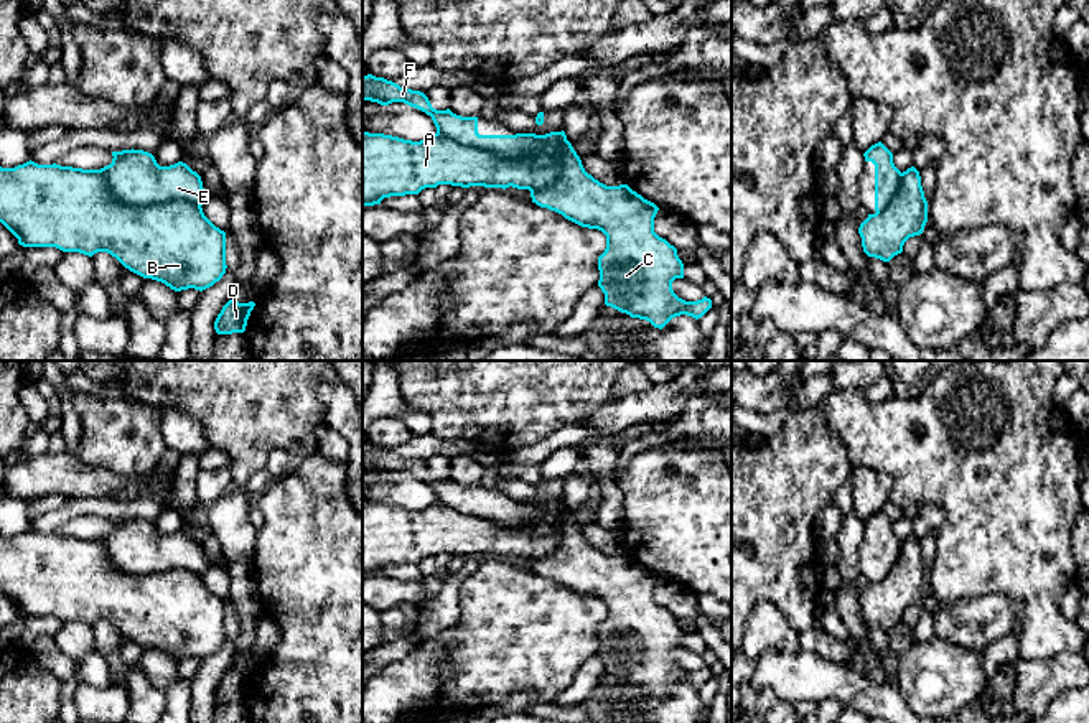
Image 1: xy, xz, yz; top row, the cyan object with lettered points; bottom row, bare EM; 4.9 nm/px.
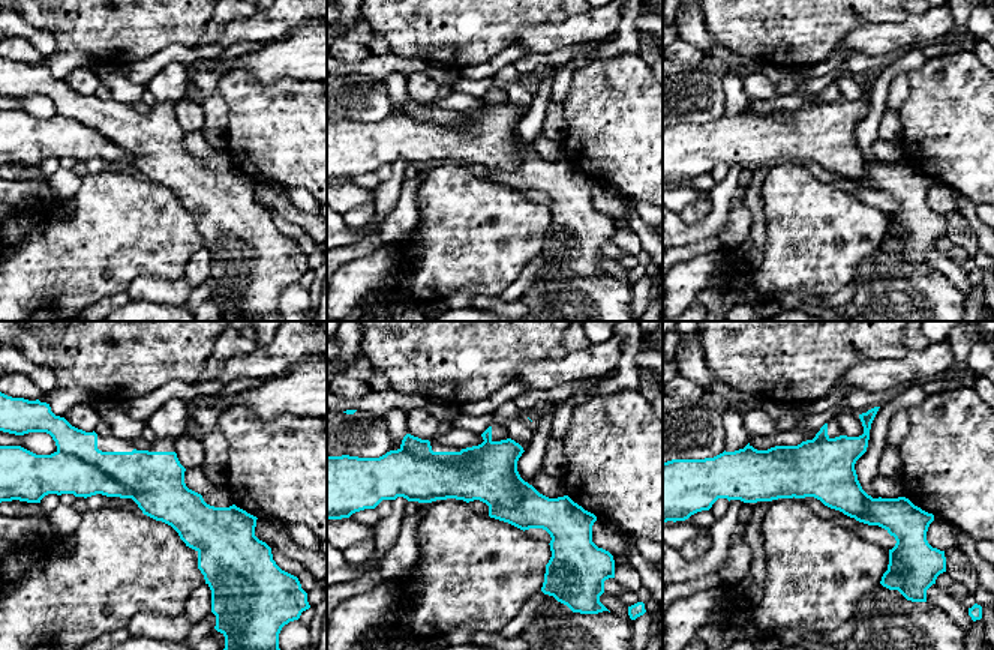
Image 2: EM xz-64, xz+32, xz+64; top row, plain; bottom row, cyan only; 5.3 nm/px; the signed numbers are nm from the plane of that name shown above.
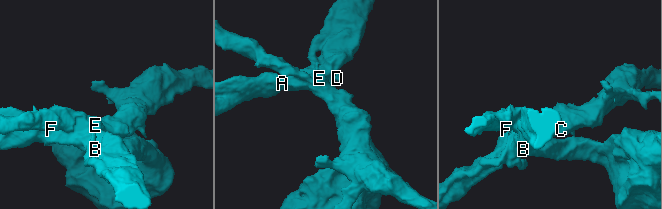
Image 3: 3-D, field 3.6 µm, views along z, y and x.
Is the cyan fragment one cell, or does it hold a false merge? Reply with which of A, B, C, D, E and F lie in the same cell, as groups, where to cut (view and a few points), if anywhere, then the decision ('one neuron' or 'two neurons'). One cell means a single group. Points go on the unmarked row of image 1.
A B C D E F; no cut; one neuron

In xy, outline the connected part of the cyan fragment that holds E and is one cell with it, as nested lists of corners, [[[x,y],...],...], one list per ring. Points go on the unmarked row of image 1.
[[[143,519],[112,520],[112,532],[100,539],[82,539],[61,534],[26,530],[15,537],[0,535],[0,591],[23,616],[56,616],[63,621],[79,621],[92,626],[107,621],[125,637],[175,660],[206,659],[226,642],[226,601],[216,596],[203,581],[209,563],[201,545],[186,532],[160,535],[155,525]]]

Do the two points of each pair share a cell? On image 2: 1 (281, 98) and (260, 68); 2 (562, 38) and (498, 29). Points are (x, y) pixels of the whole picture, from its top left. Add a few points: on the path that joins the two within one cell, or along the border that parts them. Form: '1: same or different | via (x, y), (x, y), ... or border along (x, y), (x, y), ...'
1: different | border along (245, 71), (263, 84), (306, 80)
2: different | border along (555, 20), (529, 26), (513, 42)

